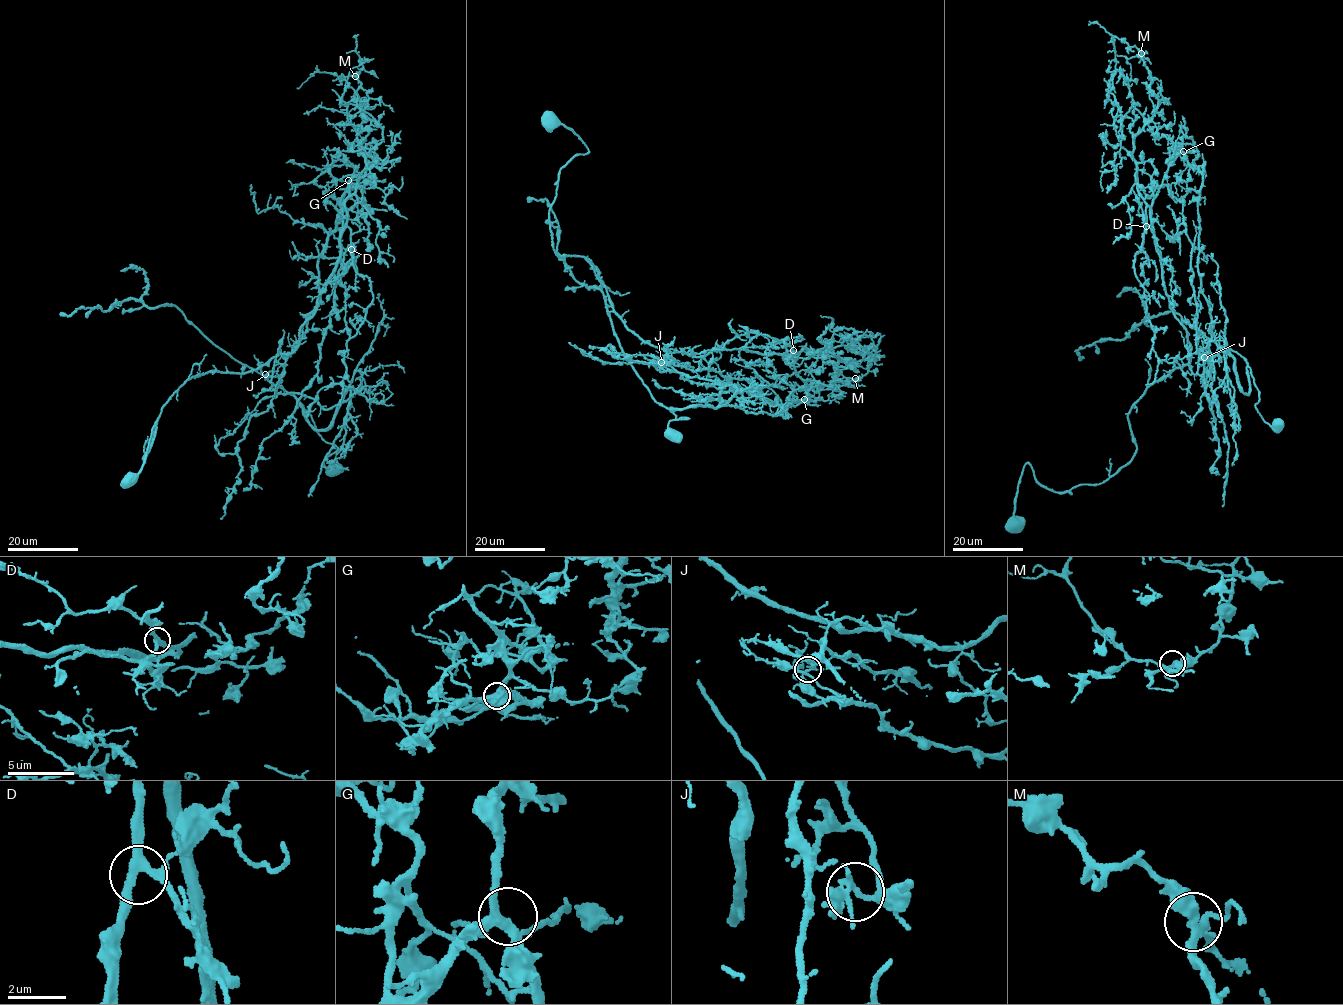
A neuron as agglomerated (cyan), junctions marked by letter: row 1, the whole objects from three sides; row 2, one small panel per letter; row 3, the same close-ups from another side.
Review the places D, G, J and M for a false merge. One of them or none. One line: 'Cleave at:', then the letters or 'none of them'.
Cleave at: J

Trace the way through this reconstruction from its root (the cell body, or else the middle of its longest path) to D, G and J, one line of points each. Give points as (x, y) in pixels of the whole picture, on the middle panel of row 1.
D: (551, 120), (588, 151), (560, 170), (554, 249), (585, 259), (629, 329), (696, 356), (793, 350)
G: (551, 120), (588, 151), (560, 170), (556, 253), (585, 259), (646, 342), (703, 357), (784, 354), (804, 399)
J: (551, 120), (588, 151), (560, 170), (555, 251), (585, 259), (629, 329), (685, 353), (661, 363)

